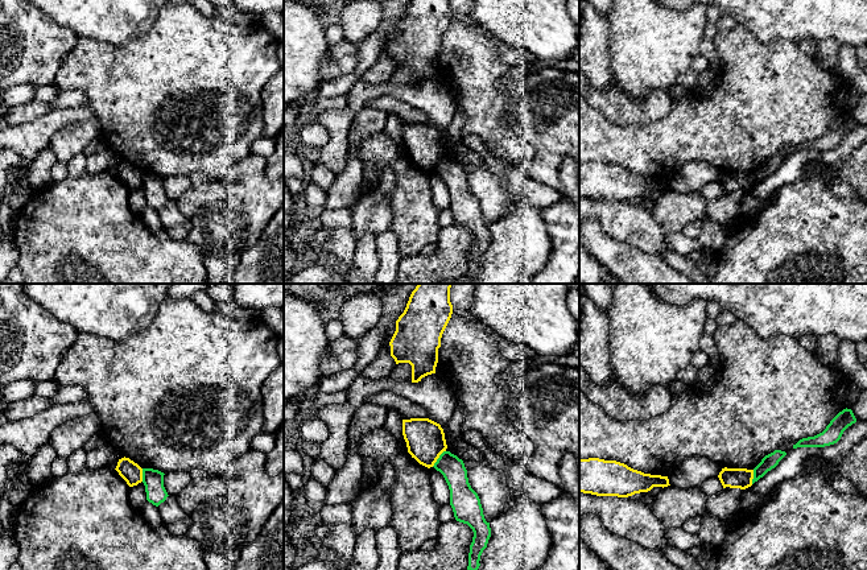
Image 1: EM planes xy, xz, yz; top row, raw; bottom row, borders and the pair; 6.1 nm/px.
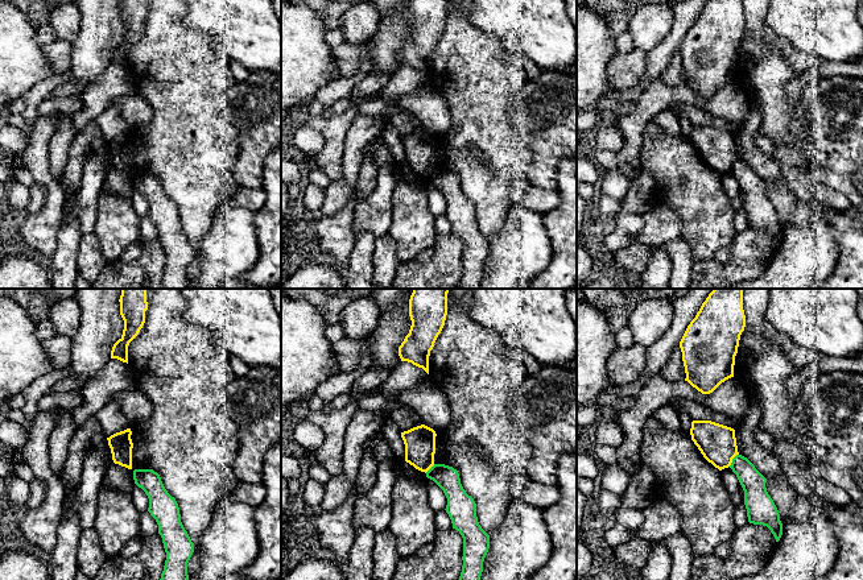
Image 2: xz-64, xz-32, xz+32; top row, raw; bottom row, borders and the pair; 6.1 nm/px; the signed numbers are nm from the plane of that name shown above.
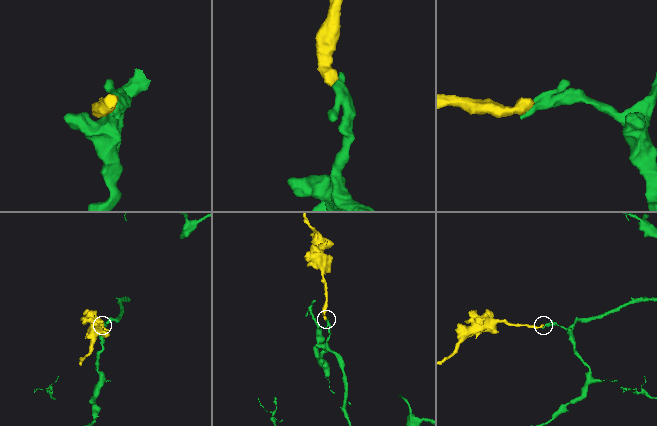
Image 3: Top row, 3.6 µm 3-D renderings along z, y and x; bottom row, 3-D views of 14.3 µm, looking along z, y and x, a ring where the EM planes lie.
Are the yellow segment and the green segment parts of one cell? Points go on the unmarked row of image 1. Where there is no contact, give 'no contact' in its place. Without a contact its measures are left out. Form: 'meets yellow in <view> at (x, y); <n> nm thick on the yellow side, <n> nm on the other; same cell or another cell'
meets yellow in xz at (438, 161); 240 nm thick on the yellow side, 150 nm on the other; another cell

